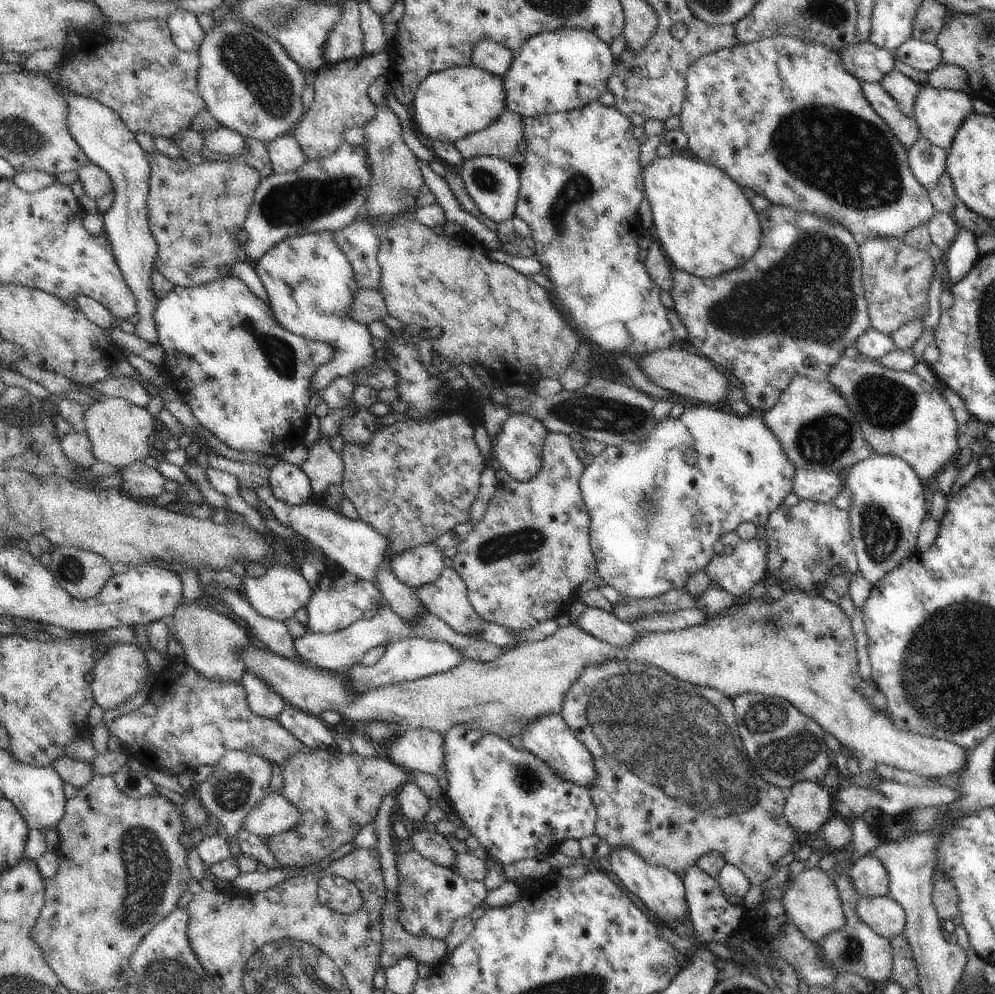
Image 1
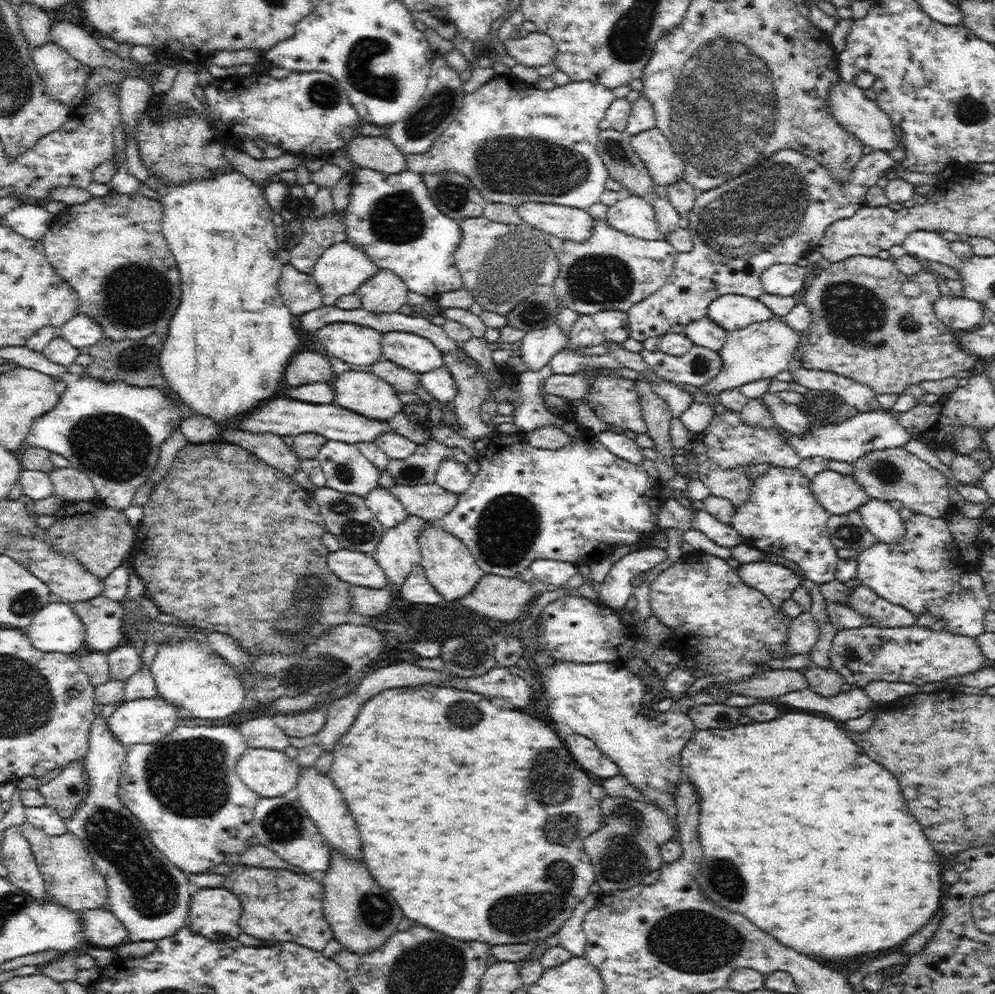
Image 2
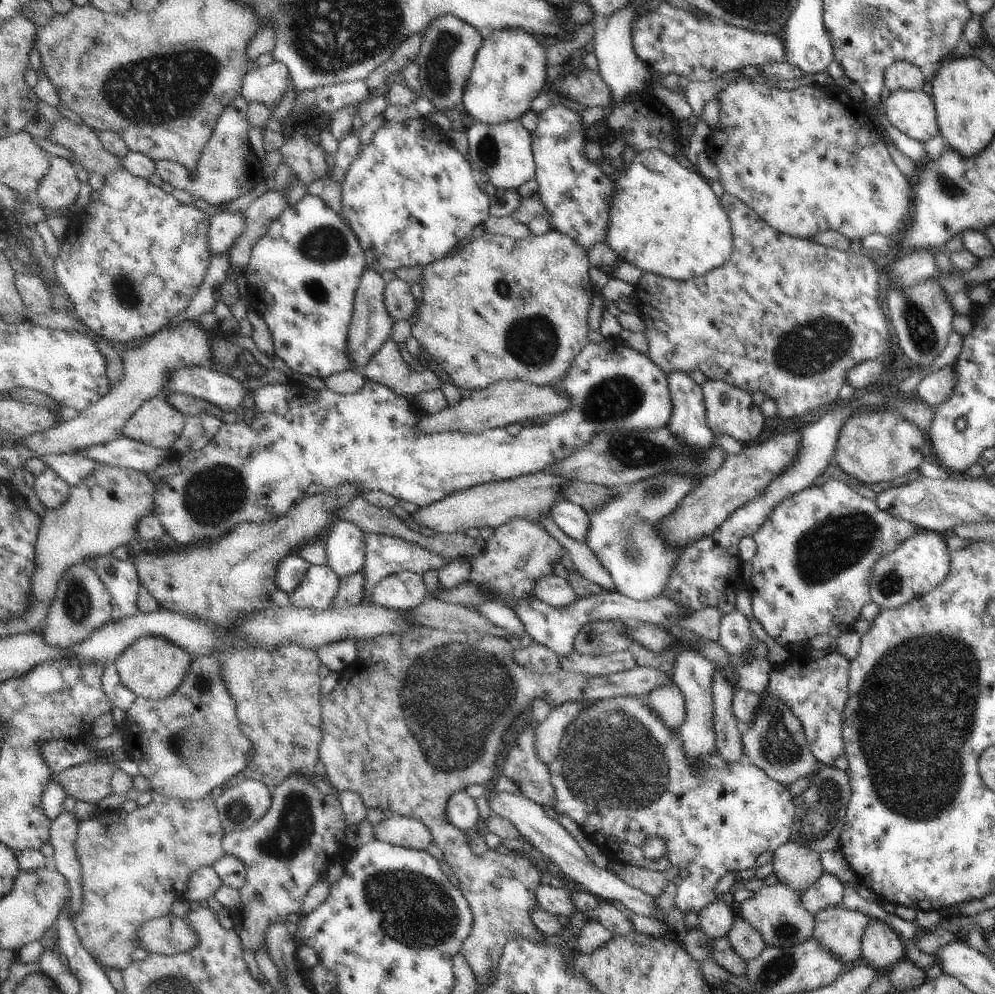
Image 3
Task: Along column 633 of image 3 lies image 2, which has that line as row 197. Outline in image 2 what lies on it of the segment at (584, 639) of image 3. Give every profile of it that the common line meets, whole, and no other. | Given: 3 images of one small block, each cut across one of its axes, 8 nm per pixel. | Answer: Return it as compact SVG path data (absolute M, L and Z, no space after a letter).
M602 130L598 152L608 168L610 178L624 184L626 194L638 194L640 198L648 198L654 190L654 182L642 158L634 152L632 134L618 130Z

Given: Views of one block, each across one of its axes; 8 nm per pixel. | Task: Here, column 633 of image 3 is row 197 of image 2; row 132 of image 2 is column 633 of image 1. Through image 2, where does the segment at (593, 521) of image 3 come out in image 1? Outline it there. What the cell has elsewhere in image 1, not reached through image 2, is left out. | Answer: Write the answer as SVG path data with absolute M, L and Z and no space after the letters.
M707 404L705 406L691 406L679 418L667 416L667 418L659 420L653 426L653 430L649 432L649 436L645 436L645 440L641 440L641 442L623 442L617 448L607 446L607 450L603 450L597 458L593 458L593 462L583 470L581 480L579 480L581 498L587 506L589 520L591 520L591 526L589 526L591 550L593 550L593 560L595 560L595 568L597 568L599 578L603 580L605 586L611 586L623 598L629 598L629 600L653 600L653 598L661 598L663 594L667 594L671 590L683 592L689 578L693 578L697 572L707 570L711 558L715 556L713 546L727 532L735 532L745 522L753 522L757 528L767 524L769 516L775 510L779 510L779 504L783 502L783 498L793 492L793 476L795 476L793 464L789 464L781 444L777 442L773 432L769 432L769 428L765 428L765 422L761 418L757 418L755 414L735 416L735 414L719 412L715 408L707 408Z

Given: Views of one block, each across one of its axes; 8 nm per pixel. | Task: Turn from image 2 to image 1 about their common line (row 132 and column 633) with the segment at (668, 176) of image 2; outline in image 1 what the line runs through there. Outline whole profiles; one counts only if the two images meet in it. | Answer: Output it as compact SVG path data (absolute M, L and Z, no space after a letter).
M783 592L777 602L761 598L701 626L673 632L639 630L639 636L629 646L613 646L577 626L567 626L541 642L515 644L507 654L487 664L459 662L447 672L355 696L341 672L311 664L299 666L269 652L261 644L249 644L241 650L239 658L247 670L255 672L255 676L279 692L285 704L313 716L335 710L351 722L385 722L399 730L421 728L443 736L459 724L469 724L469 730L495 734L501 740L509 740L511 736L523 738L531 722L551 714L559 716L565 694L581 678L585 668L595 668L611 660L637 662L665 670L681 682L715 688L731 700L743 694L783 698L837 738L841 748L847 748L851 758L859 762L861 772L891 766L925 778L955 776L965 770L969 758L969 746L903 732L871 700L863 700L863 680L857 672L851 620L821 594L811 598L805 592Z

